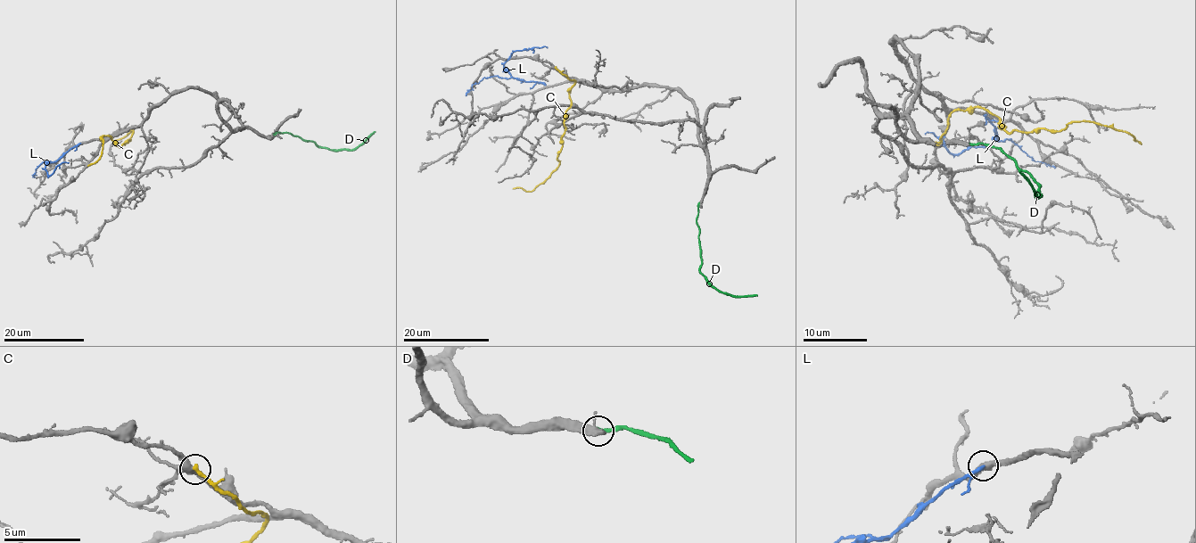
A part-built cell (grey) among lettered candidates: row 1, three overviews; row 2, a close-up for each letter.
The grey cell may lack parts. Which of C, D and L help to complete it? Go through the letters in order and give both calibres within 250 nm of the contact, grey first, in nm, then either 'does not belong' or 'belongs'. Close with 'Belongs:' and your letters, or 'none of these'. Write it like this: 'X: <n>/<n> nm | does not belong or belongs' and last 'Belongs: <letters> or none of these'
C: 360/260 nm | does not belong
D: 400/260 nm | does not belong
L: 400/260 nm | does not belong
Belongs: none of these

